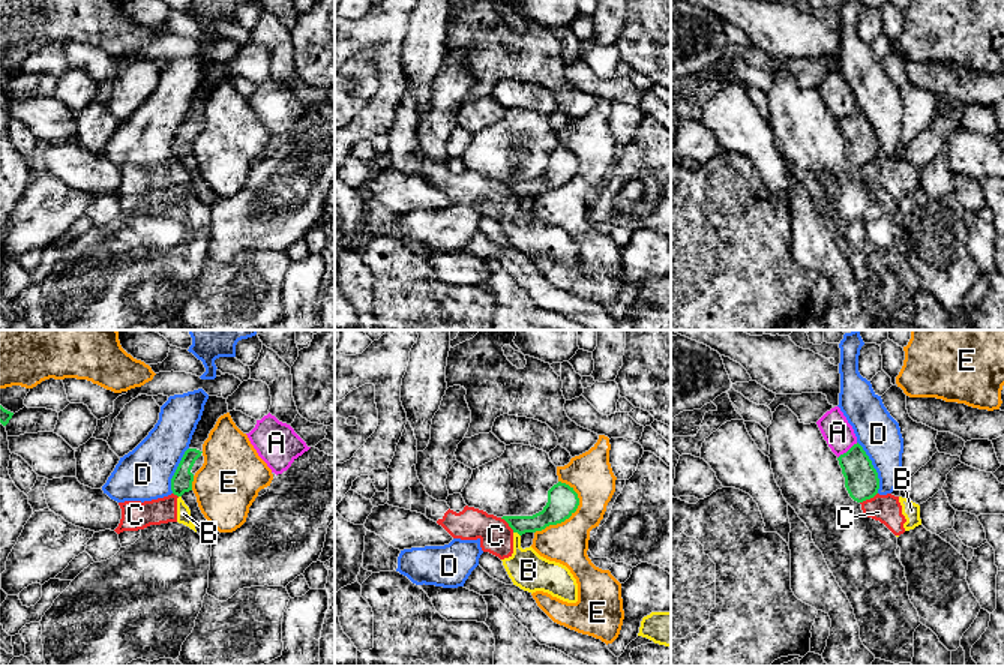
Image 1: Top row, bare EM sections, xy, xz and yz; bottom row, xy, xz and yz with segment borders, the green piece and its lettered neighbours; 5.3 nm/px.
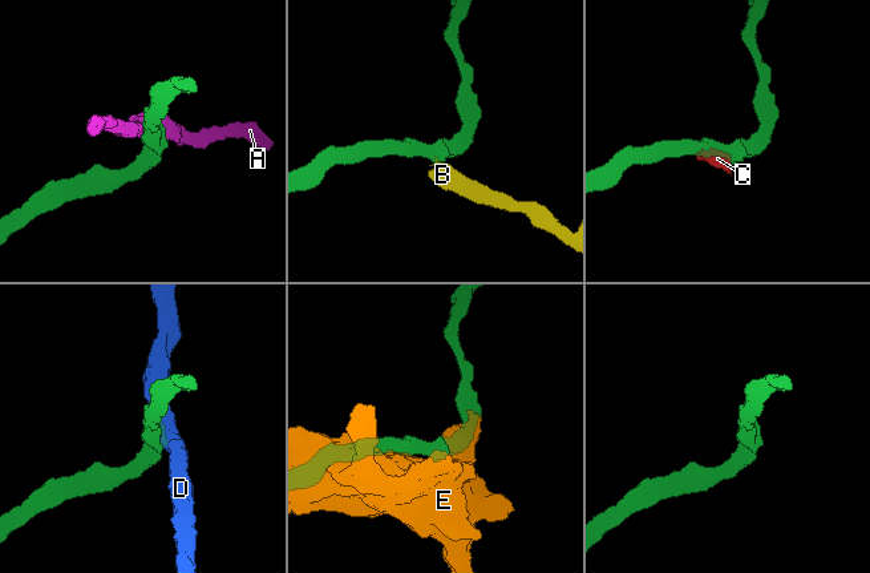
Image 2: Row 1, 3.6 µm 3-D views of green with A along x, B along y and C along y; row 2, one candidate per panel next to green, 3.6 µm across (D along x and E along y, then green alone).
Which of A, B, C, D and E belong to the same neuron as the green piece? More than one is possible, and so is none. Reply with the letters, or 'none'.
none

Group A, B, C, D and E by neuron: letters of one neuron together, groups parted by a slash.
A / B C / D / E

